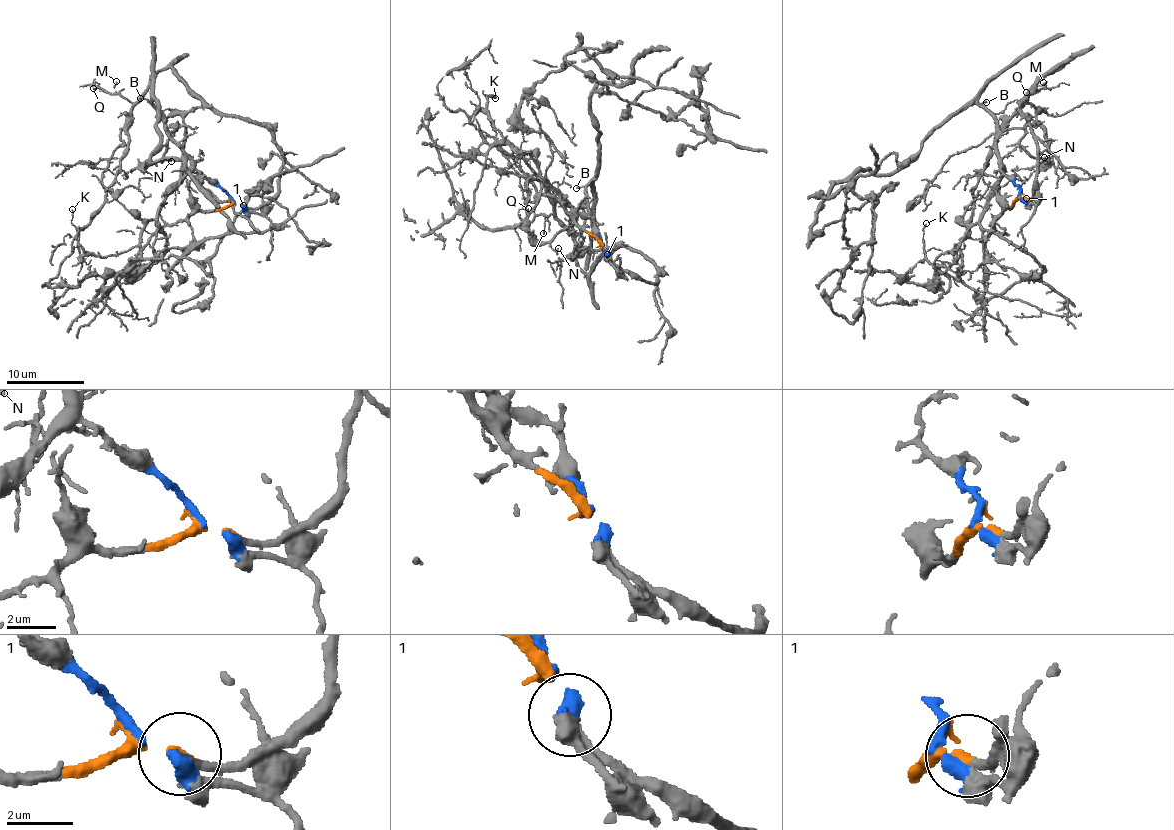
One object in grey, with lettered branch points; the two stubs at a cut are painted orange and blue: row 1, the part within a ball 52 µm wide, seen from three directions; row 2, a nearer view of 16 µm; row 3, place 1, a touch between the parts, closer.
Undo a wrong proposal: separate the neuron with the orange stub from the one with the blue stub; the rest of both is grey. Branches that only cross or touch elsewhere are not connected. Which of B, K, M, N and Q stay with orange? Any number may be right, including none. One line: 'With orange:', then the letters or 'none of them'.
With orange: M, Q

